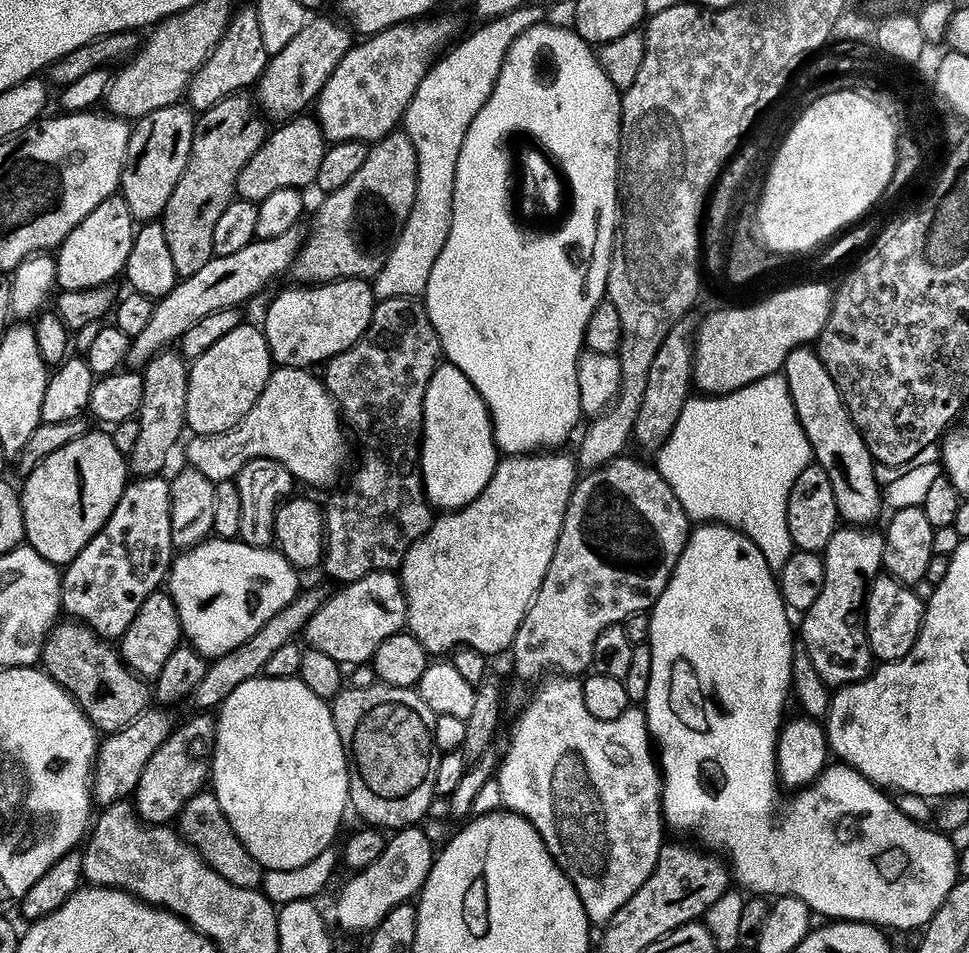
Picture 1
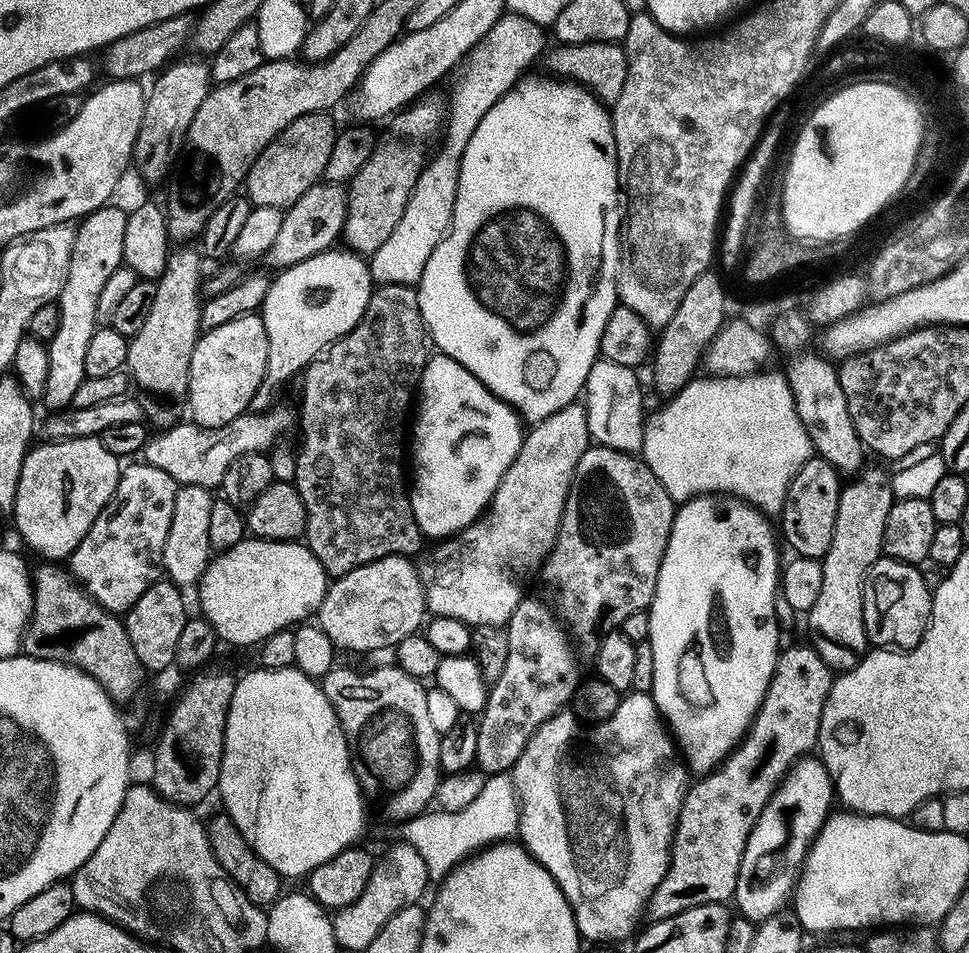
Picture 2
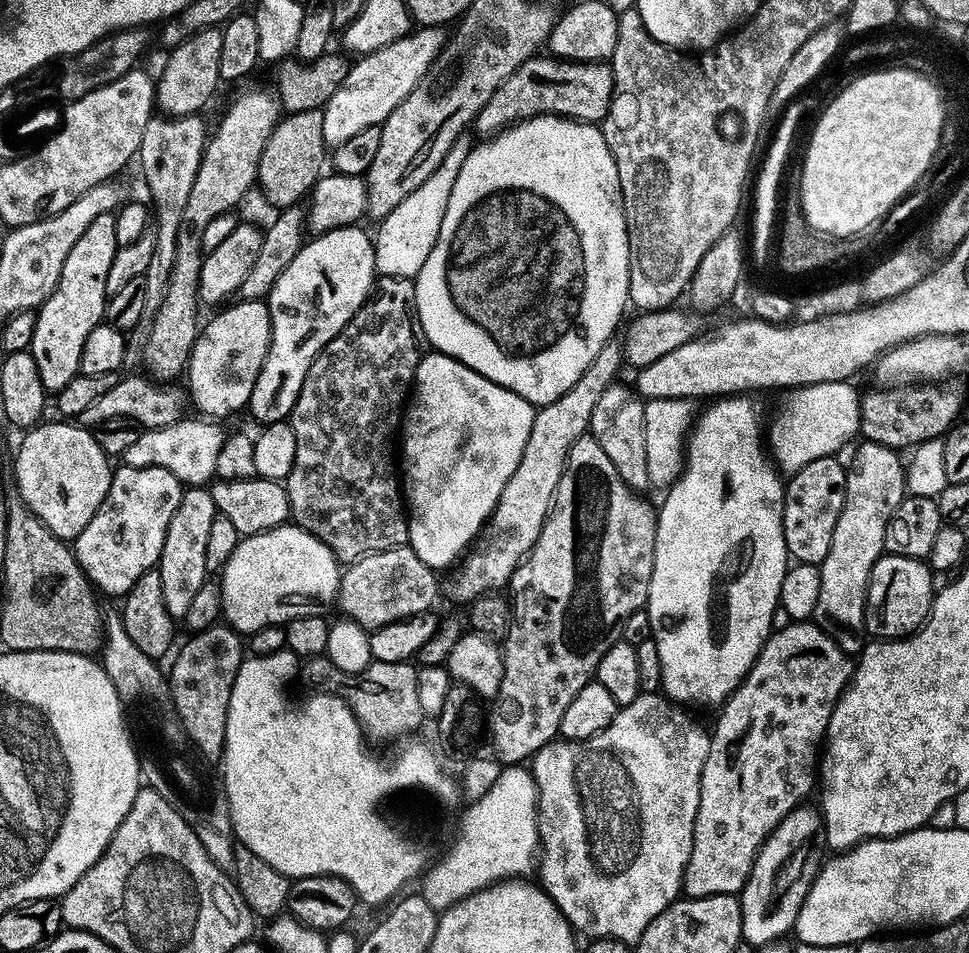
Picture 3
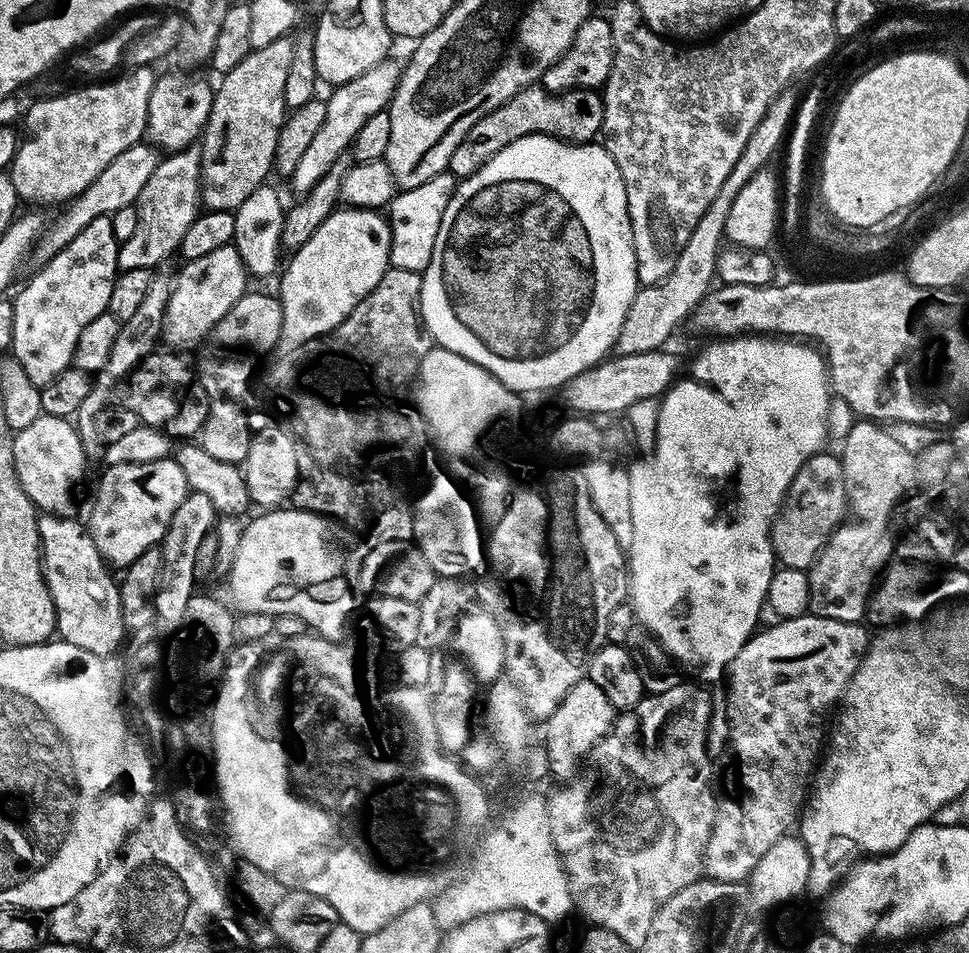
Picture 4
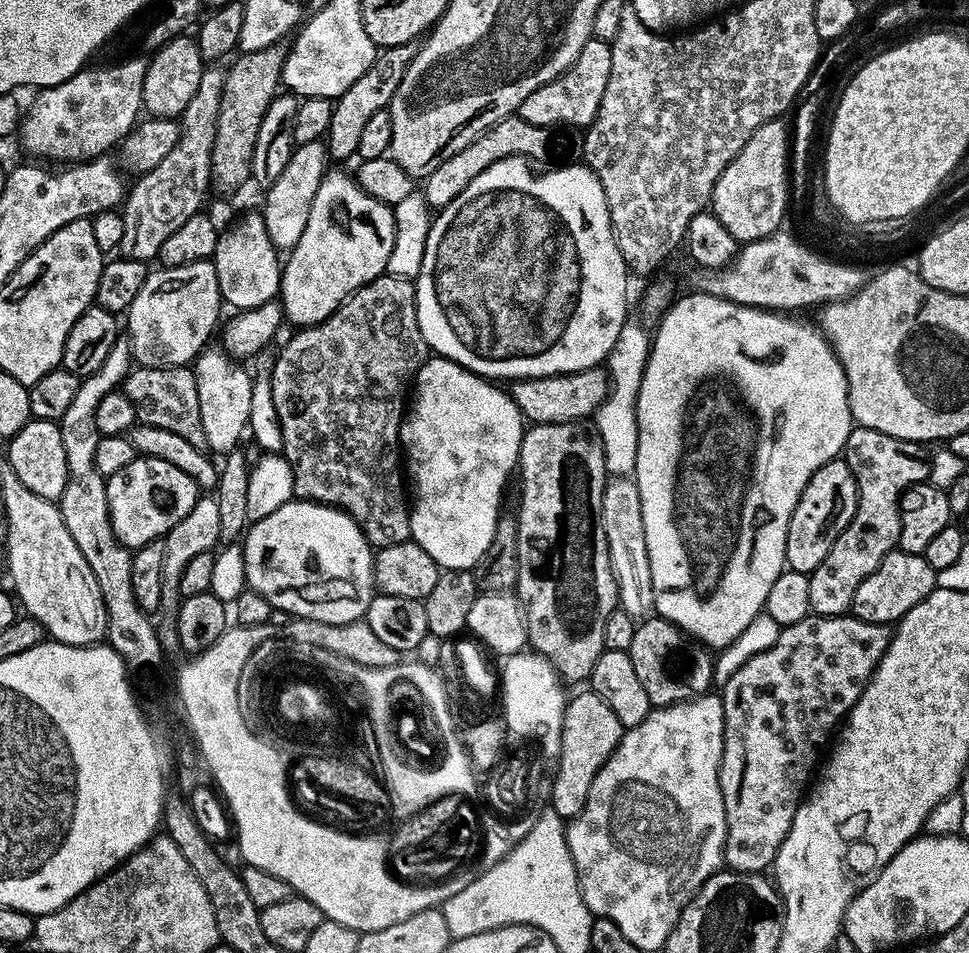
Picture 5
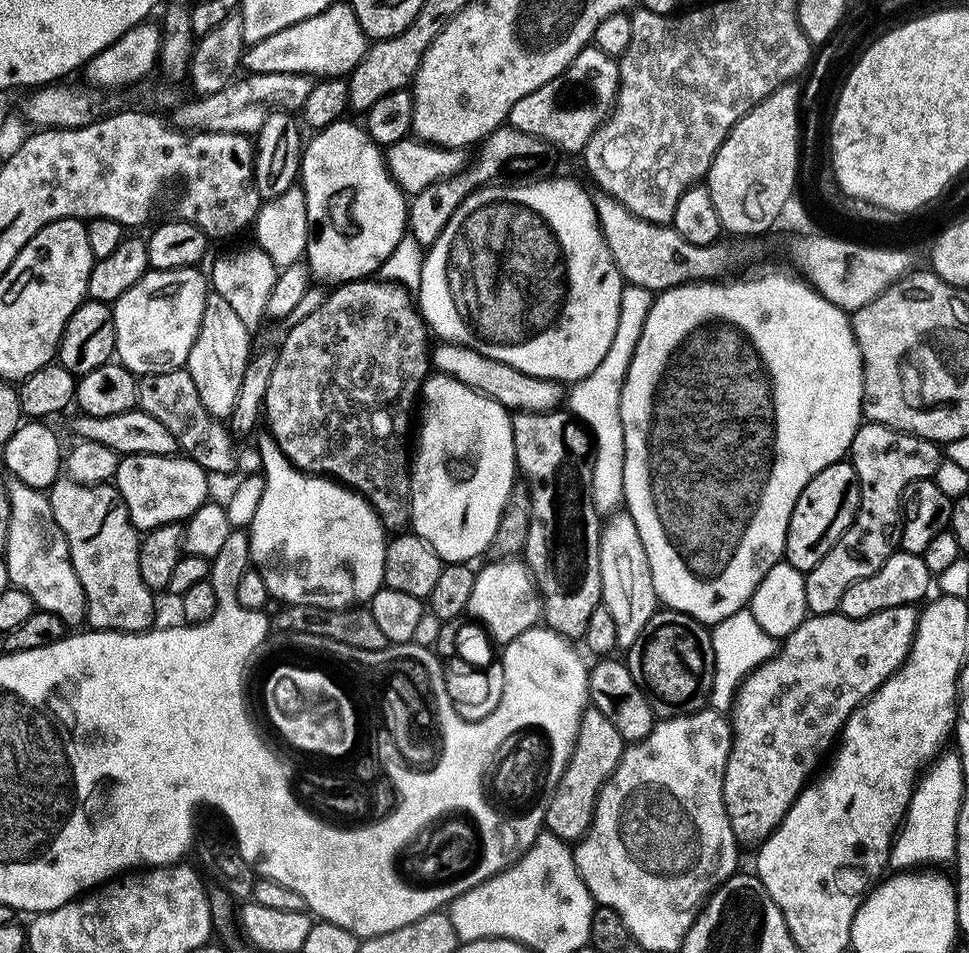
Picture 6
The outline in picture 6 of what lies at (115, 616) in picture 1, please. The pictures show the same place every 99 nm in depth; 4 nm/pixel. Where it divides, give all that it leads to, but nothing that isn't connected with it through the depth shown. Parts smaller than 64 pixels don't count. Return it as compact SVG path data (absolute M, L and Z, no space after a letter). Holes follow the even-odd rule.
M134 454L120 456L114 483L120 494L120 502L130 514L130 522L141 533L152 528L178 524L187 521L209 499L209 473L198 462L189 460L183 454L163 456L162 454Z

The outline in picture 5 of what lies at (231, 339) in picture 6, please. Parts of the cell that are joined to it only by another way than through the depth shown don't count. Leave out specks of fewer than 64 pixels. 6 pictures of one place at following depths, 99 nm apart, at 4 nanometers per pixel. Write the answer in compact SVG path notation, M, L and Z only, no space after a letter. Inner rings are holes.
M201 351L194 361L194 379L198 390L198 410L202 414L202 430L206 434L208 448L213 453L225 454L241 447L240 439L249 431L252 415L250 414L250 398L252 397L252 377L243 363L237 362L227 351Z

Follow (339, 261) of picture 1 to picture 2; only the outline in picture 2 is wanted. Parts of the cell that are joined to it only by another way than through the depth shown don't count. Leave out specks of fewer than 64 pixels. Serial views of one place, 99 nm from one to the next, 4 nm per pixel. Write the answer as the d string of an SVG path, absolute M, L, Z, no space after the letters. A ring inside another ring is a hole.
M428 99L413 103L387 121L388 129L379 133L370 162L366 162L352 183L347 185L348 217L342 236L345 241L348 239L347 247L357 254L374 253L386 238L390 238L394 226L398 226L398 218L402 218L406 210L406 202L414 190L414 182L418 182L424 169L430 149L442 135L445 105Z

